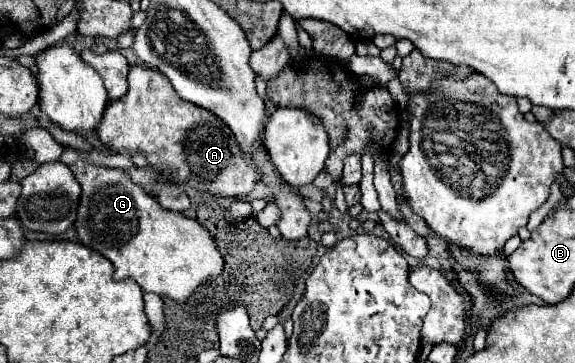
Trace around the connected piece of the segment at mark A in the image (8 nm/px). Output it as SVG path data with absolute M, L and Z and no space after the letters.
M131 65L129 91L125 93L125 97L107 103L97 135L101 143L115 153L127 153L127 155L141 153L161 177L181 187L191 187L197 191L207 191L211 195L221 195L221 197L243 197L257 183L257 175L243 161L239 145L233 133L229 131L229 127L221 119L217 119L213 113L209 113L207 109L201 109L177 97L169 81L165 81L165 77L161 77L161 73L157 73L155 69Z

